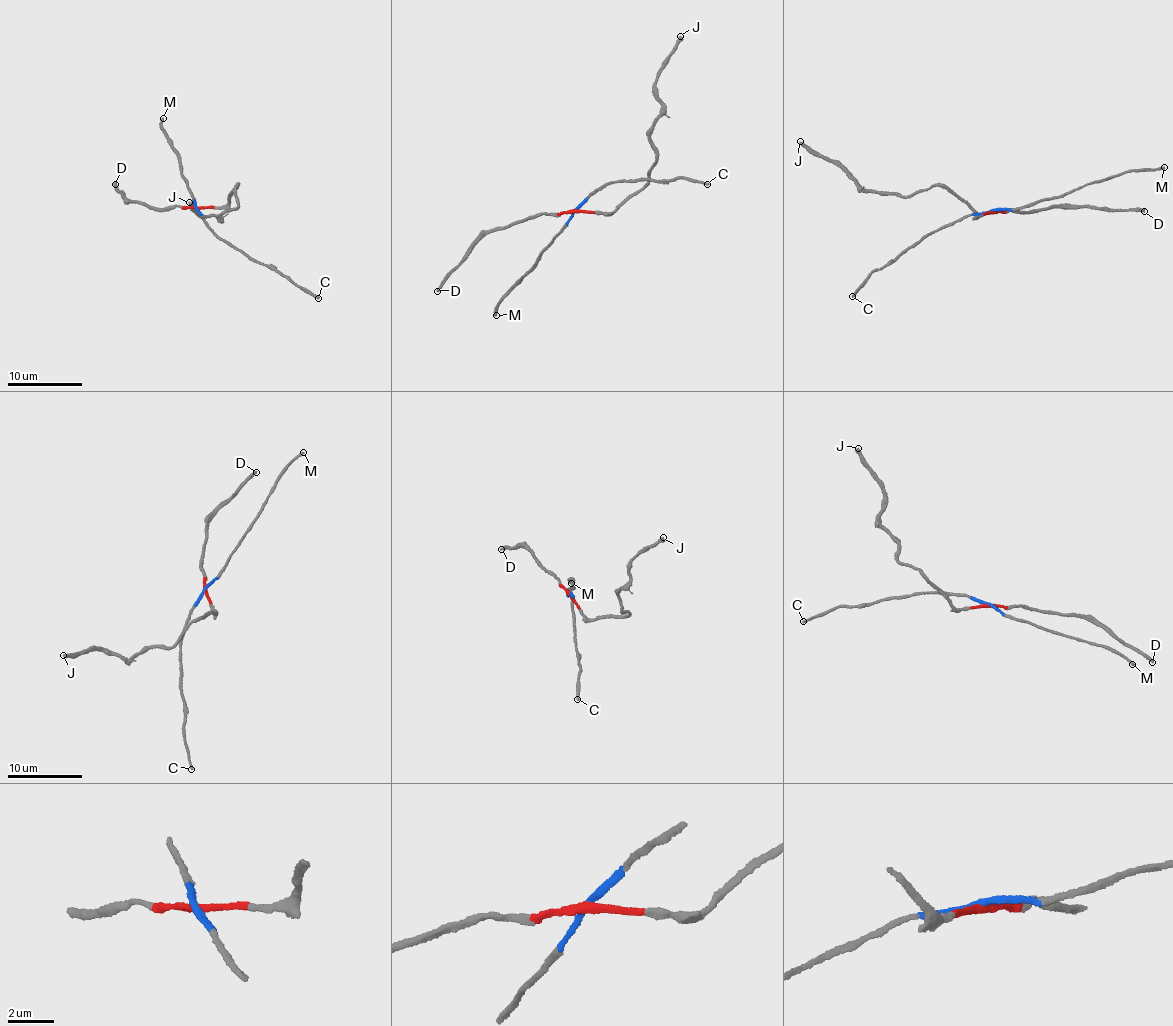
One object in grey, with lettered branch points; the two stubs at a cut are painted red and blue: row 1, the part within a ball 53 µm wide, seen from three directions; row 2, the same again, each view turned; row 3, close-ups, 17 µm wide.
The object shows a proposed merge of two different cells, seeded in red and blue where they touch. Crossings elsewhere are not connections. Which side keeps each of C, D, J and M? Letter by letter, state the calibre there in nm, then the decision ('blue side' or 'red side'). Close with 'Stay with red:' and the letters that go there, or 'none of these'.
C: calibre 280 nm; blue side
D: calibre 320 nm; red side
J: calibre 400 nm; red side
M: calibre 280 nm; blue side
Stay with red: D, J

